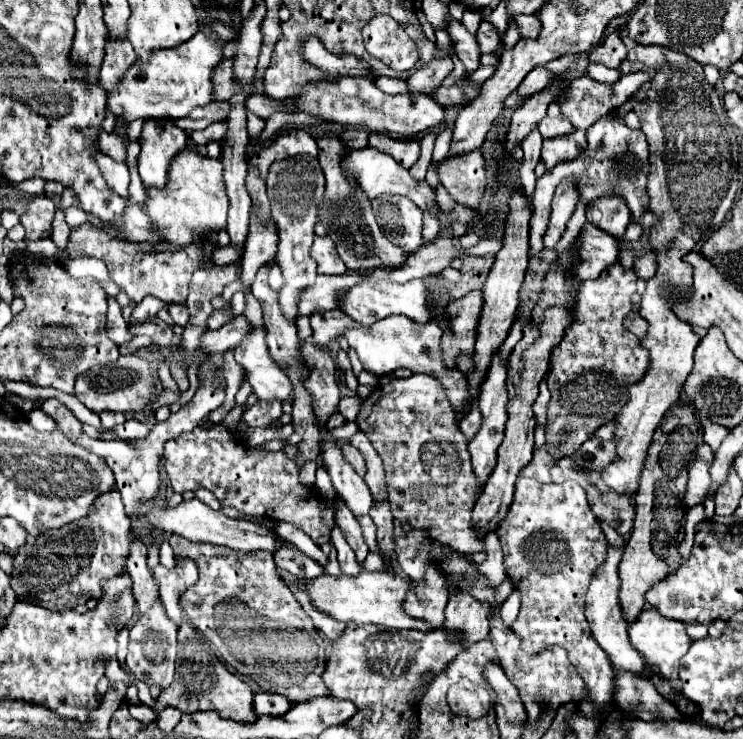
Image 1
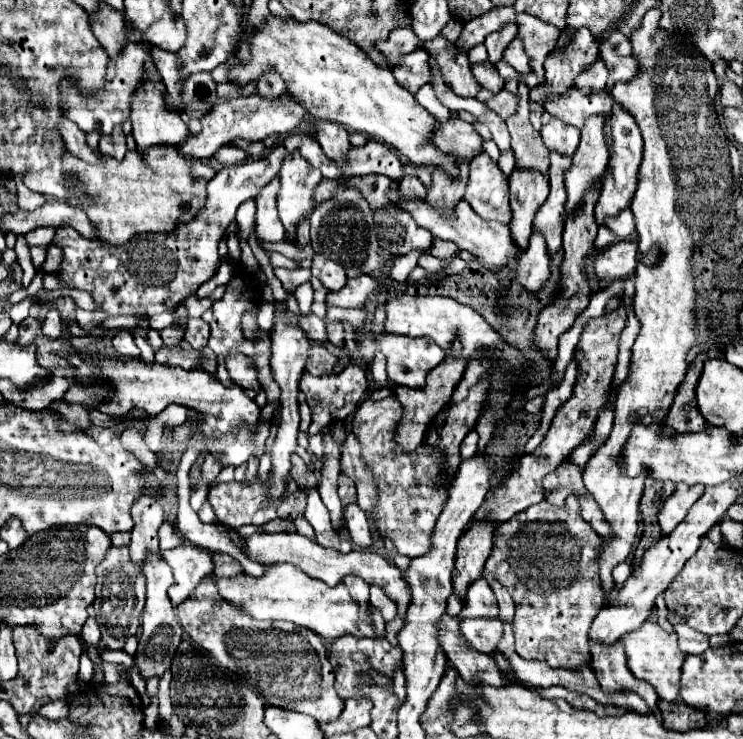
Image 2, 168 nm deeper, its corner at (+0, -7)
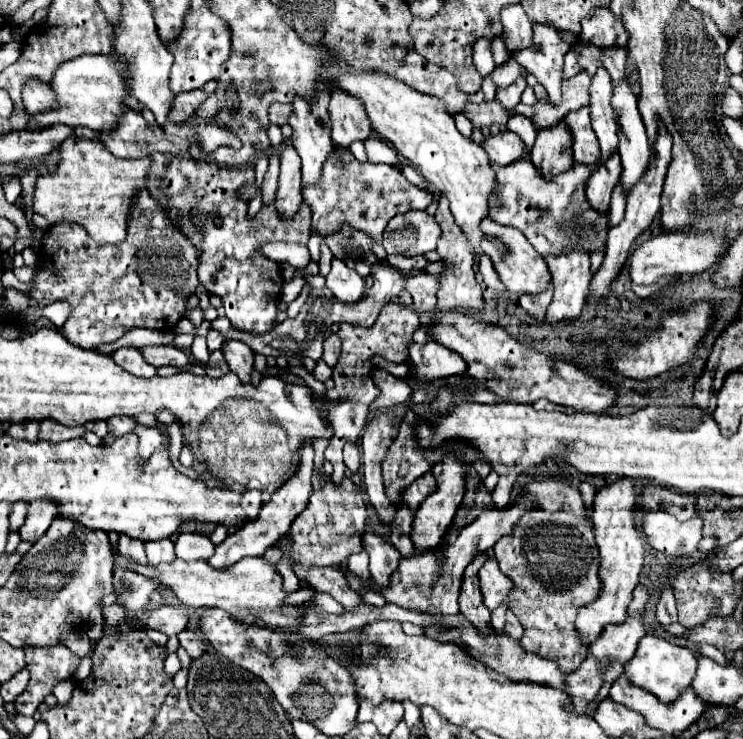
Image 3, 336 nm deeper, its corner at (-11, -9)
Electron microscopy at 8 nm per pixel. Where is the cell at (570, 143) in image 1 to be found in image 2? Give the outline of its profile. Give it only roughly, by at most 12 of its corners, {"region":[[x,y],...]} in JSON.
{"region":[[550,153],[550,195],[534,229],[548,255],[562,251],[564,173],[572,159]]}

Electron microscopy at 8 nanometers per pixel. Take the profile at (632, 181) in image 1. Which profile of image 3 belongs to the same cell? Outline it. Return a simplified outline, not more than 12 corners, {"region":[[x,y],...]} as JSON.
{"region":[[553,287],[543,293],[521,295],[519,305],[539,319],[551,303]]}

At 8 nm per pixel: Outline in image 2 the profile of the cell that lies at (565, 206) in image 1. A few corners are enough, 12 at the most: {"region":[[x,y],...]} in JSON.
{"region":[[604,115],[582,127],[564,181],[566,217],[606,171],[610,153]]}

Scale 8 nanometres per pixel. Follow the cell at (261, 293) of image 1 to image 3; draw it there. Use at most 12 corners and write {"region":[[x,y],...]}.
{"region":[[375,369],[371,379],[379,397],[371,411],[411,399],[411,387],[391,373]]}

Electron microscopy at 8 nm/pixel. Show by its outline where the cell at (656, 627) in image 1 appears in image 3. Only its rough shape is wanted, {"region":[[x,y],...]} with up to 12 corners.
{"region":[[647,633],[625,665],[631,683],[671,703],[695,655]]}

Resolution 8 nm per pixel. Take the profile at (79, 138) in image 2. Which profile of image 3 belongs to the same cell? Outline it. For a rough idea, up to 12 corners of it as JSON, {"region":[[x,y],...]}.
{"region":[[31,79],[23,105],[31,117],[57,103],[51,85]]}

